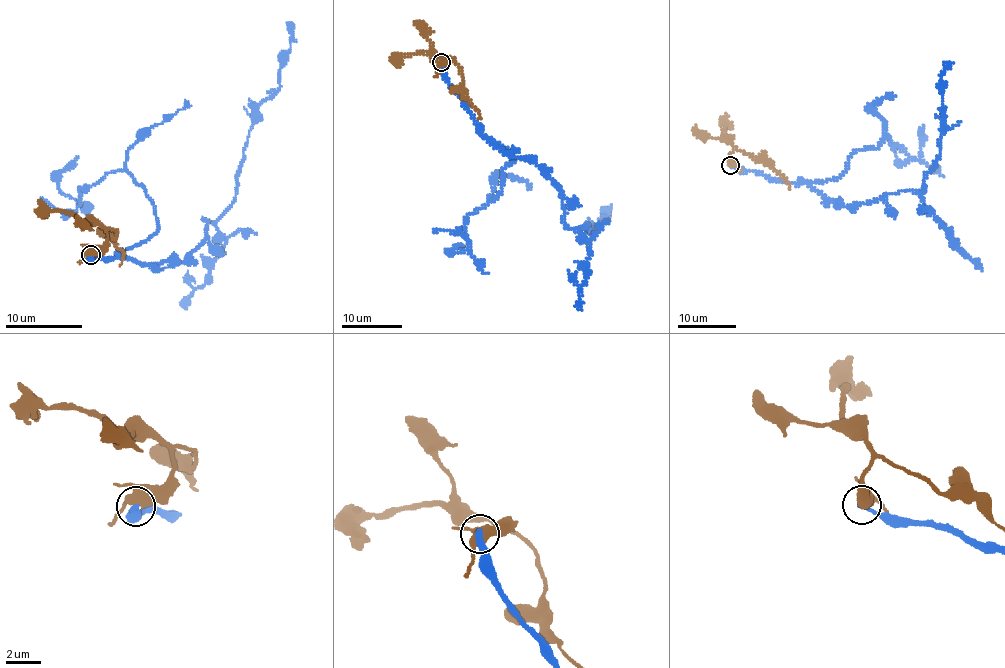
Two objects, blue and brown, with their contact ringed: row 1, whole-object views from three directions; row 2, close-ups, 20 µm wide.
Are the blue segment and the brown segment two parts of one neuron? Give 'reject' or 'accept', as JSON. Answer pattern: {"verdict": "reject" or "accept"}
{"verdict": "reject"}

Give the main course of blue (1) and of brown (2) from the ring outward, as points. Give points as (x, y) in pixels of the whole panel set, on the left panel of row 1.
1: (90, 255), (174, 261), (200, 245), (203, 217), (216, 220), (235, 195), (252, 113), (279, 86), (287, 22)
2: (90, 254), (101, 246), (108, 229), (113, 228), (116, 239), (114, 236), (113, 241), (123, 253), (119, 266)

